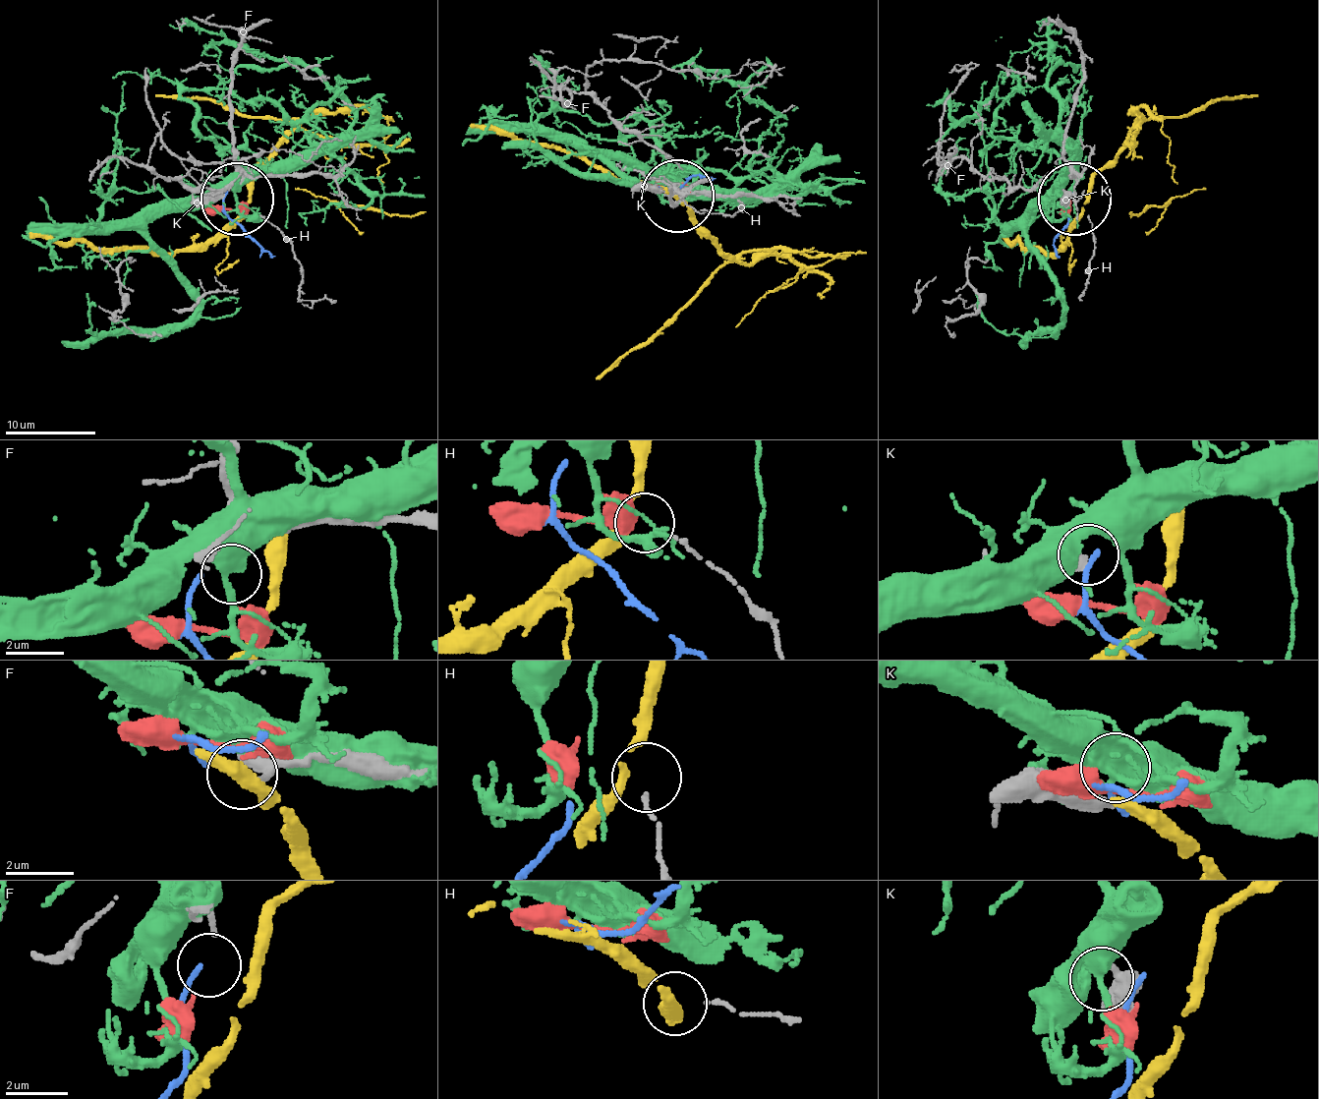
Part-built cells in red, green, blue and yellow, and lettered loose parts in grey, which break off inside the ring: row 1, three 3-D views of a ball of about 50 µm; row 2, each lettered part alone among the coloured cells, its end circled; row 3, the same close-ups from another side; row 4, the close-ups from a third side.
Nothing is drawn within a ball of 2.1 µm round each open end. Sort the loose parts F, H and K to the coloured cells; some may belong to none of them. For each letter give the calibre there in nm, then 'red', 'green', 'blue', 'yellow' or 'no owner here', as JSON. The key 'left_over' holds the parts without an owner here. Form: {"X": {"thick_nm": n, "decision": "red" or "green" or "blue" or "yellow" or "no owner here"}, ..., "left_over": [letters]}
{"F": {"thick_nm": 160, "decision": "blue"}, "H": {"thick_nm": 120, "decision": "yellow"}, "K": {"thick_nm": 700, "decision": "no owner here"}, "left_over": ["K"]}

